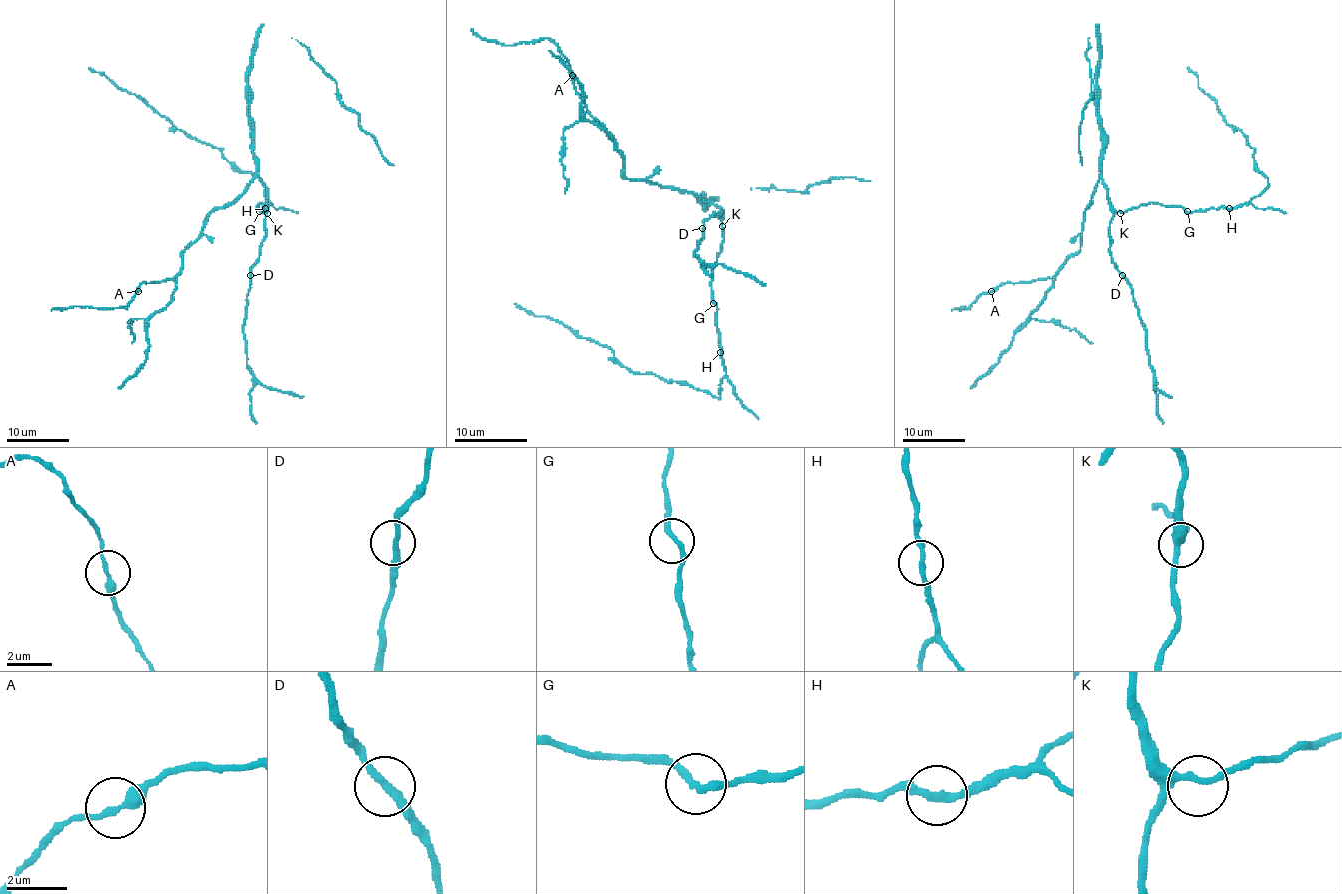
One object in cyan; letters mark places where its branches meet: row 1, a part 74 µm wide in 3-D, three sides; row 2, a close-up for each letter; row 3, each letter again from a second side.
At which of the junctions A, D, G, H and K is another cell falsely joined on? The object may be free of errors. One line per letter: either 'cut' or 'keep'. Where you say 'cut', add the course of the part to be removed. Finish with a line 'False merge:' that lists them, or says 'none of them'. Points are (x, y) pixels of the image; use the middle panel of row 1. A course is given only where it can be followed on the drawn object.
A: keep
D: keep
G: keep
H: keep
K: keep
False merge: none of them

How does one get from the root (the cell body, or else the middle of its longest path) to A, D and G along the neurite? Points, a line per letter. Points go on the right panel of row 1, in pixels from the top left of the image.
A: (1120, 211), (1113, 207), (1108, 188), (1100, 177), (1085, 211), (1080, 249), (1051, 278), (1006, 283), (992, 291)
D: (1120, 211), (1114, 215), (1110, 224), (1110, 255), (1122, 275)
G: (1120, 211), (1148, 202), (1181, 205), (1187, 211)

